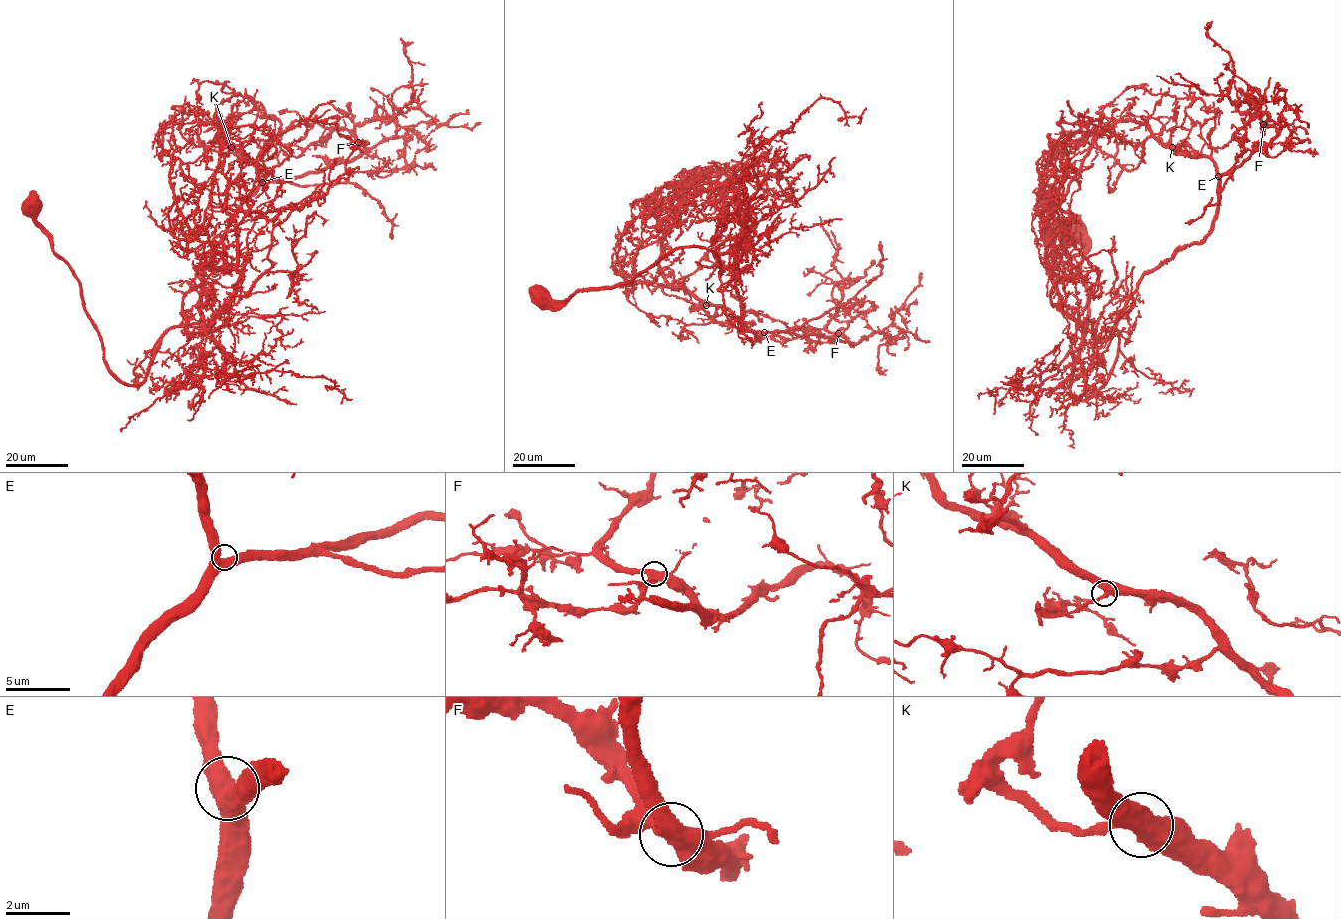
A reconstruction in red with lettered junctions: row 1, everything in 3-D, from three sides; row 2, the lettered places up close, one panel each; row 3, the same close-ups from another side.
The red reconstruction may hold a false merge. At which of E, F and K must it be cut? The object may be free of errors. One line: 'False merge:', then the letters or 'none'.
False merge: none

